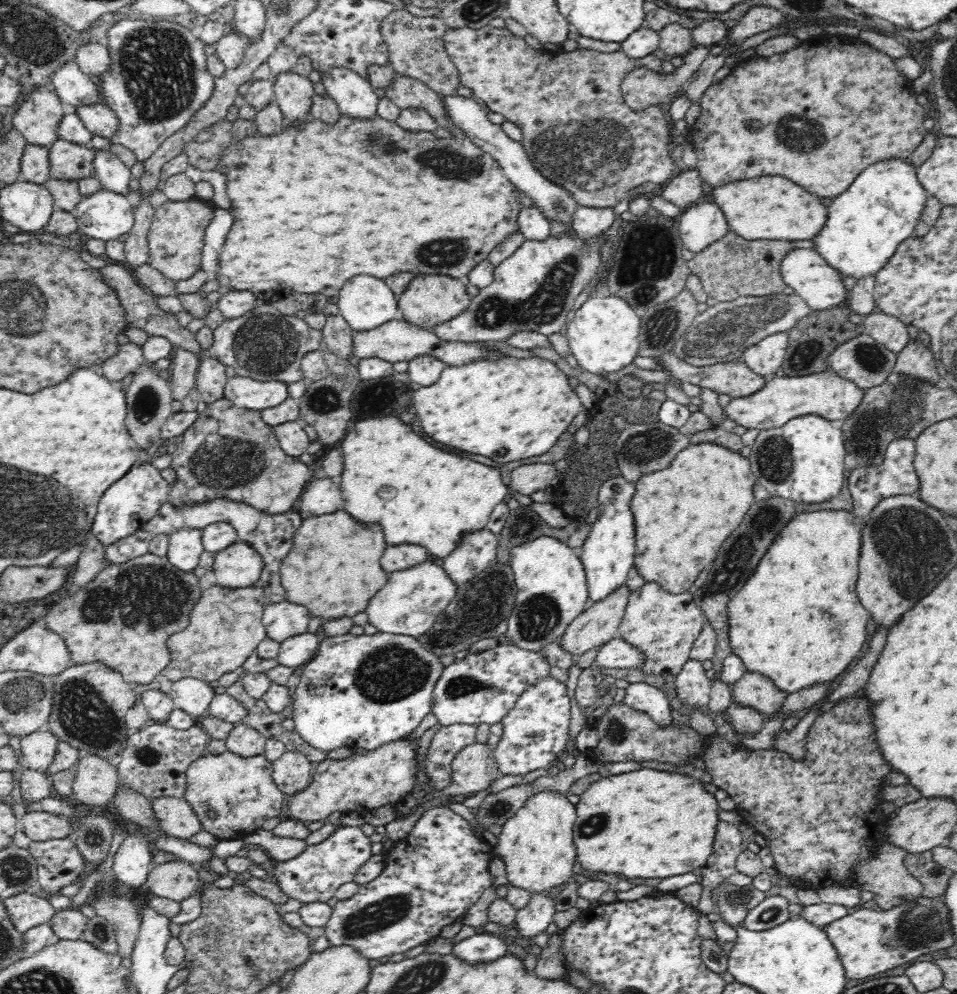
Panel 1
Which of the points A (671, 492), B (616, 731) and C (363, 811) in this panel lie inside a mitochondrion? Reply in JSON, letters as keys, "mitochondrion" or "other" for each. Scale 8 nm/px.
{"A":"other","B":"mitochondrion","C":"other"}

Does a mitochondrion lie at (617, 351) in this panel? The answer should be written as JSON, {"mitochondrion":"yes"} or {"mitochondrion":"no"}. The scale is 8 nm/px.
{"mitochondrion":"no"}

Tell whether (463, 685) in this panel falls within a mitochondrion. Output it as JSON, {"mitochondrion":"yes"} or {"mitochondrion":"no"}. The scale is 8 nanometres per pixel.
{"mitochondrion":"yes"}

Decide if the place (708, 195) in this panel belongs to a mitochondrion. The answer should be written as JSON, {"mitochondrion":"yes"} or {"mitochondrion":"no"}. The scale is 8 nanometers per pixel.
{"mitochondrion":"no"}

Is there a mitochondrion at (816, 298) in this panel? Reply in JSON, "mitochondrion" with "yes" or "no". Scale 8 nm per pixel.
{"mitochondrion":"no"}

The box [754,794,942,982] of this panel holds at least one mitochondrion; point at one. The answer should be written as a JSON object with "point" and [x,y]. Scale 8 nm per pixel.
{"point":[771,914]}

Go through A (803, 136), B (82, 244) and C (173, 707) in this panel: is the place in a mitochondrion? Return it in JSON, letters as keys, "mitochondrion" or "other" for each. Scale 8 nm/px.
{"A":"mitochondrion","B":"other","C":"other"}

